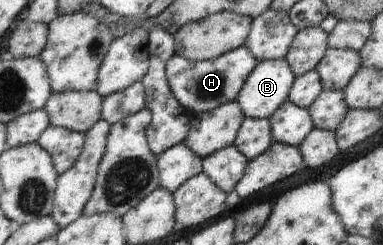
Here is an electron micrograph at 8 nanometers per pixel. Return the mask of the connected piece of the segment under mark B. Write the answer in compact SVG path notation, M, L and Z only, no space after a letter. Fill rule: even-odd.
M286 59L258 62L237 97L244 118L269 119L288 100L295 78Z

